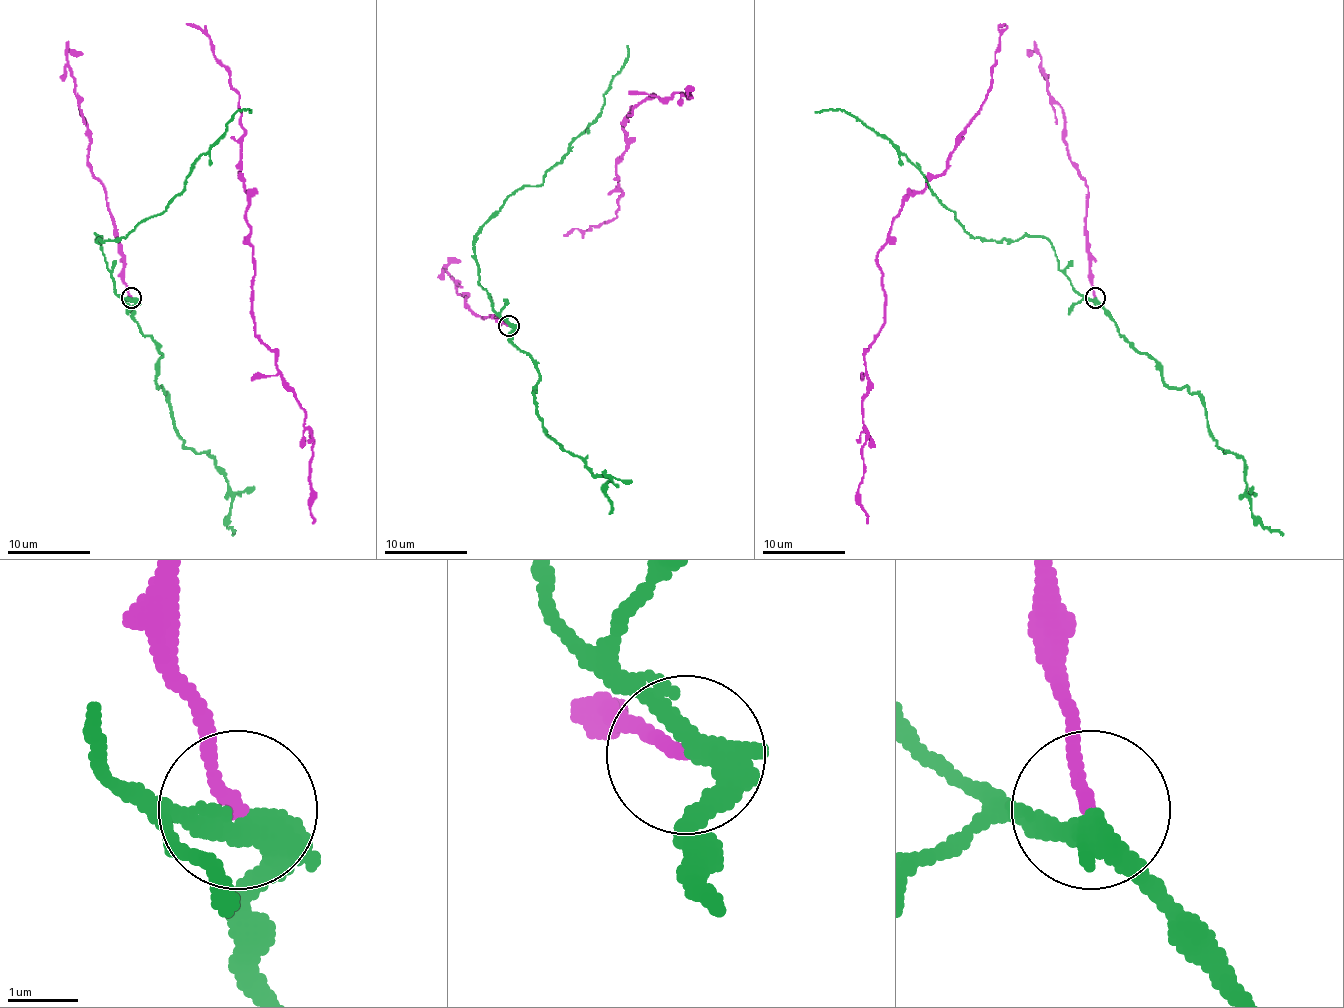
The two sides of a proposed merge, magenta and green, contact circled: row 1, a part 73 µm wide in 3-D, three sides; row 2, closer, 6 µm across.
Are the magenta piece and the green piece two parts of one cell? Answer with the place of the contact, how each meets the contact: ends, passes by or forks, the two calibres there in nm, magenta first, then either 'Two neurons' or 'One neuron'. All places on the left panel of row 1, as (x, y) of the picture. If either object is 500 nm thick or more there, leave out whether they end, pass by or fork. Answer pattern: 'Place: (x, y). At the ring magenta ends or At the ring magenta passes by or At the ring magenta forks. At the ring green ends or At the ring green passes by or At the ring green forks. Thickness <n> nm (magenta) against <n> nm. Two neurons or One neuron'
Place: (131, 298). At the ring magenta ends. At the ring green passes by. Thickness 190 nm (magenta) against 360 nm. Two neurons

